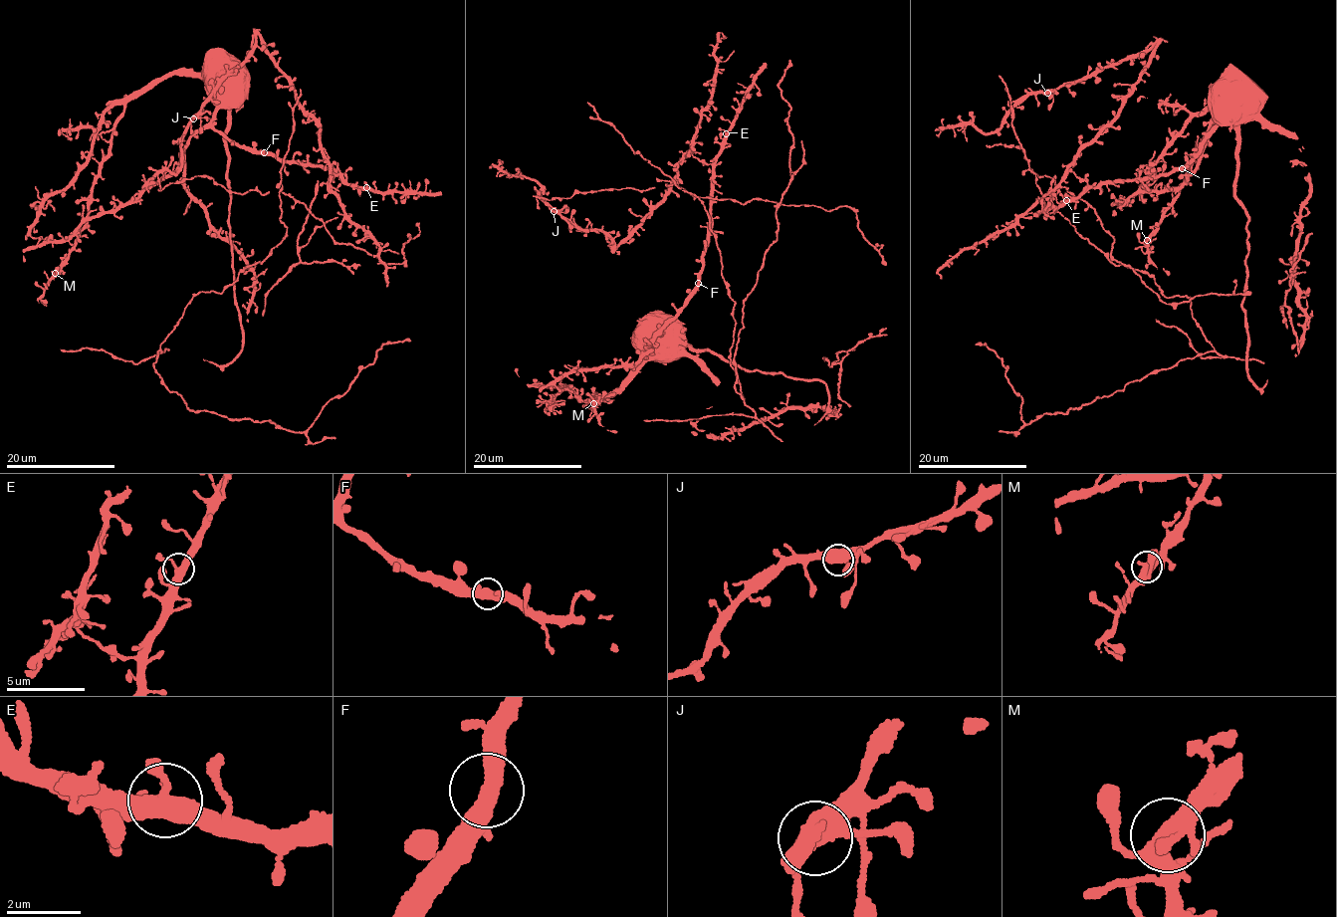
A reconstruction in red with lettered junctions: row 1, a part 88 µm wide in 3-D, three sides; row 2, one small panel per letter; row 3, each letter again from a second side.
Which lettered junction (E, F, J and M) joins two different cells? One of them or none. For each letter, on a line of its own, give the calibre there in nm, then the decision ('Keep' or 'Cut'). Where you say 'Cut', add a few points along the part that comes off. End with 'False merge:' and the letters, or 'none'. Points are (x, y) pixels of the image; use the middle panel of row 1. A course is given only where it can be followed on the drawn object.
E: Thickness 400 nm. Keep
F: Thickness 400 nm. Keep
J: Thickness 440 nm. Keep
M: Thickness 400 nm. Keep
False merge: none

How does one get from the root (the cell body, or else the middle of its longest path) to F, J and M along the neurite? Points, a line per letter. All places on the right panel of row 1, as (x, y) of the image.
F: (1230, 99), (1224, 109), (1220, 108), (1217, 128), (1204, 138), (1199, 152), (1182, 168)
J: (1230, 99), (1220, 108), (1217, 128), (1184, 166), (1090, 187), (1068, 168), (1112, 122), (1156, 44), (1047, 93)
M: (1230, 99), (1224, 109), (1234, 105), (1247, 85), (1216, 114), (1188, 170), (1188, 182), (1147, 240)

